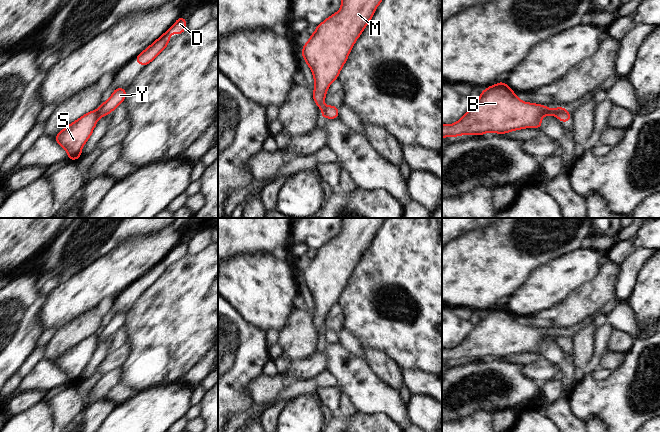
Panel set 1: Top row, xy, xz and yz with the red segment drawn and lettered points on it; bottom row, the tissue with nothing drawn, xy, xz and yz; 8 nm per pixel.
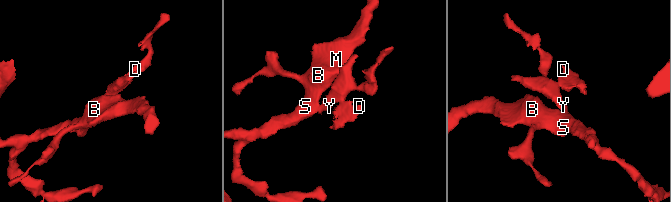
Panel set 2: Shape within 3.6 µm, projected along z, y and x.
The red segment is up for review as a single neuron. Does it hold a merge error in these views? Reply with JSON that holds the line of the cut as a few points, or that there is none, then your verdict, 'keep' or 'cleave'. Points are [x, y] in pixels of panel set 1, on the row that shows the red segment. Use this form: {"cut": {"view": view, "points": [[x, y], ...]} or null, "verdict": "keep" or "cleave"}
{"cut": {"view": "xy", "points": [[97, 109], [98, 117]]}, "verdict": "cleave"}

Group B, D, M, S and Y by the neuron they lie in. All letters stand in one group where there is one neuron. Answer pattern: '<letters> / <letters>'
B M S / D Y

